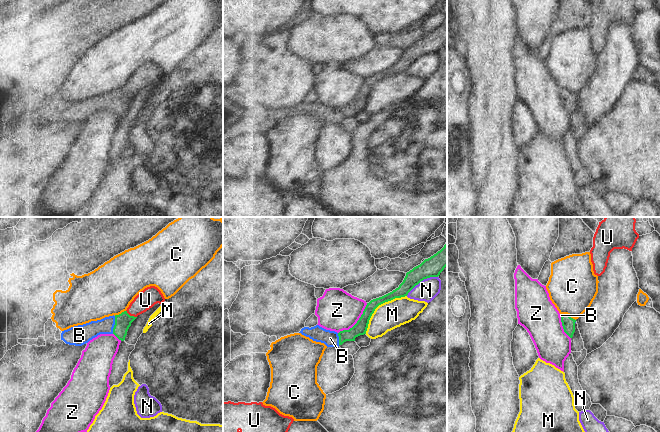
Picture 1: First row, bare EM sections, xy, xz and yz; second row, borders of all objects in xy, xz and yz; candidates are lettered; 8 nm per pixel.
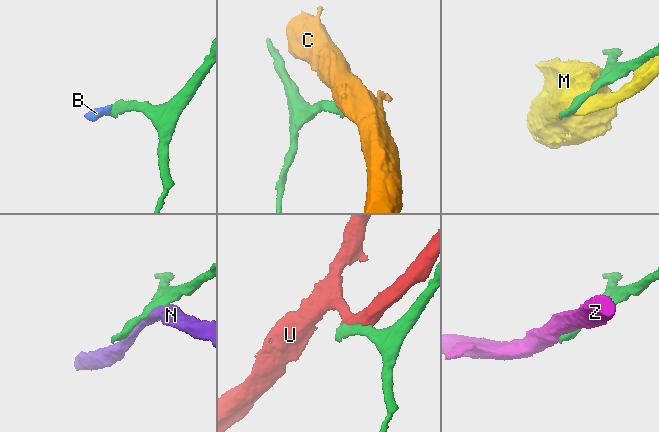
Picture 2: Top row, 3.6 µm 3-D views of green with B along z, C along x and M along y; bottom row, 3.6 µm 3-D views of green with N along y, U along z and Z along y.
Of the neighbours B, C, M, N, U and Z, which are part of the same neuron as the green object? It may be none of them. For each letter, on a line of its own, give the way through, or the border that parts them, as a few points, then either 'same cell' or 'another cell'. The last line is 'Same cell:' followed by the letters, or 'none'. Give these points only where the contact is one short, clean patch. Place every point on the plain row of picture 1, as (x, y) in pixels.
B: runs through xy (123, 97), (114, 101), (100, 102), (84, 109); same cell
C: border along yz (563, 89), (566, 89), (575, 96); another cell
M: another cell
N: border along xz (437, 52), (424, 54), (406, 71); another cell
U: another cell
Z: another cell
Same cell: B

